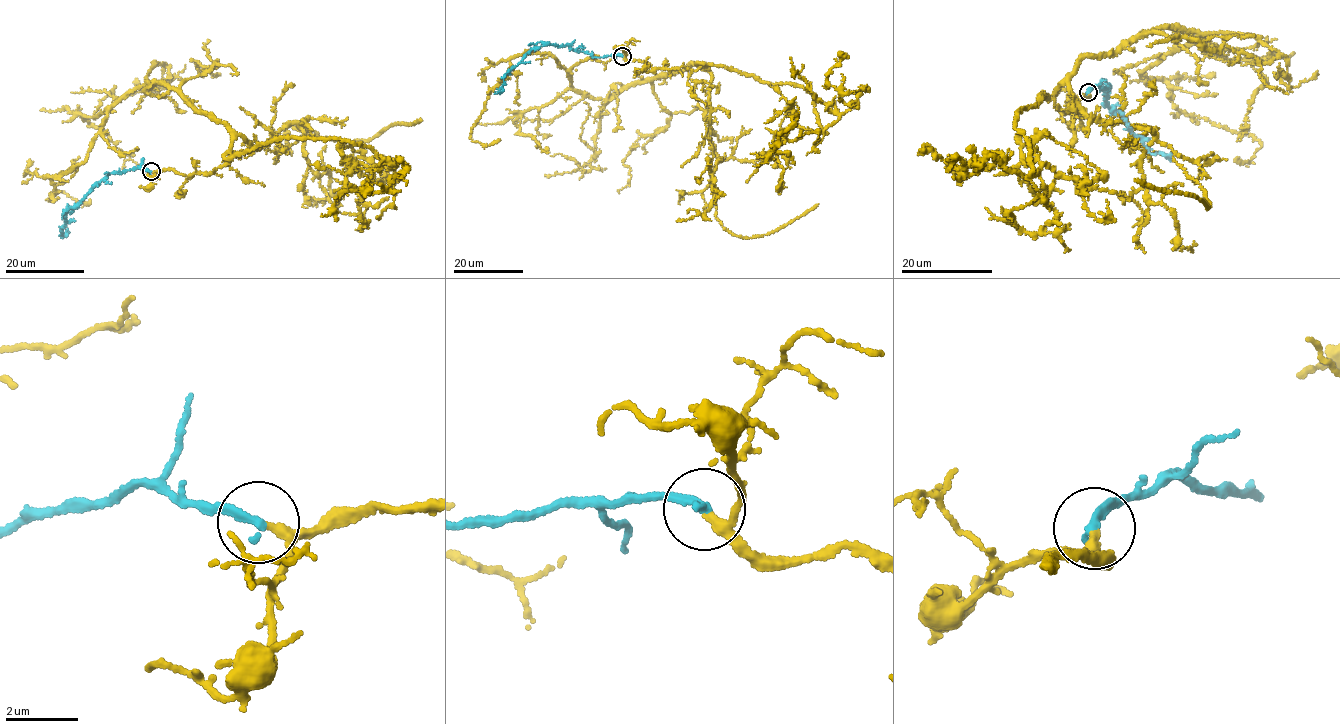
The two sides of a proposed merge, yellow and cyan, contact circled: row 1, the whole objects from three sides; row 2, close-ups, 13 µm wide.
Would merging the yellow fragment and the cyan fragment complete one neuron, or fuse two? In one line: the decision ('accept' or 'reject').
accept

